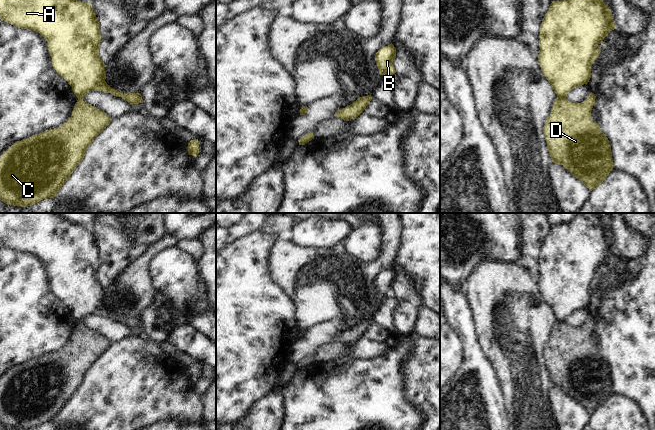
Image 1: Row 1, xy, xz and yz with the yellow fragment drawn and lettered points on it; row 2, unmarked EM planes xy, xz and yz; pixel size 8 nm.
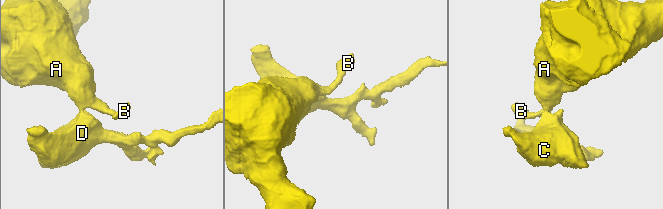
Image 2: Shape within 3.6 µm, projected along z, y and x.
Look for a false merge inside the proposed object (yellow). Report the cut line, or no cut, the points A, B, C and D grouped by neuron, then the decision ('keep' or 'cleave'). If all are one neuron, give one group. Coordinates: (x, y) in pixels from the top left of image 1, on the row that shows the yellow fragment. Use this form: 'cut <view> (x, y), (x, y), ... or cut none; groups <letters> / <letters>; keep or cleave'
cut yz (557, 96), (565, 99); groups A B / C D; cleave

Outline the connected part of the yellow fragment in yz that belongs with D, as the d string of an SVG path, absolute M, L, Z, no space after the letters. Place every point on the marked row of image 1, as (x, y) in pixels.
M591 92L581 103L557 97L543 127L553 163L562 165L590 191L613 170L609 140L591 118L595 97Z

